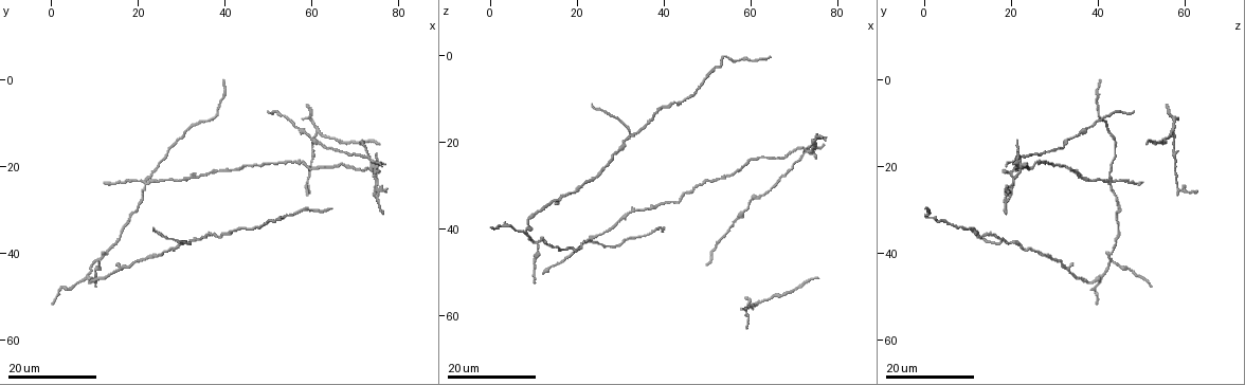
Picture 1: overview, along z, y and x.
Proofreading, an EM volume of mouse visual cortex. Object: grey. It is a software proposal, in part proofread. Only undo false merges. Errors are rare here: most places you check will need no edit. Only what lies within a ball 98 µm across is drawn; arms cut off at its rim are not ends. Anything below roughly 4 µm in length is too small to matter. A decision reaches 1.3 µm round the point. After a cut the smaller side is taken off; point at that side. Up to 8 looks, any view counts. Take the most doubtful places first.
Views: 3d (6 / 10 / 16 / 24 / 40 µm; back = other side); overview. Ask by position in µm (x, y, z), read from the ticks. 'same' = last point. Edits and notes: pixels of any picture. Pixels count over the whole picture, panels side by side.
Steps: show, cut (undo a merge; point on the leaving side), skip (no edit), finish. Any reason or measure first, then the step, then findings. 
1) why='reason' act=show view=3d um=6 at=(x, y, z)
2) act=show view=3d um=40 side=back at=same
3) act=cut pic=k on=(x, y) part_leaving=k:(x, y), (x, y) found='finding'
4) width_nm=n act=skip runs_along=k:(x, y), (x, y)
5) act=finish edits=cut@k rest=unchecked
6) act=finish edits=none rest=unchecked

why='looks like a crossing' act=show view=3d um=24 at=(22.0, 22.5, 43.0)

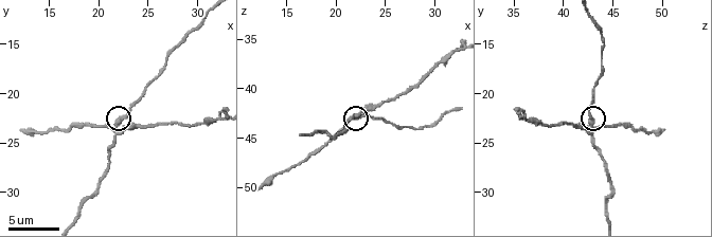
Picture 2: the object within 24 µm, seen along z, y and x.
act=show view=3d um=6 at=(21.8, 23.0, 43.0)

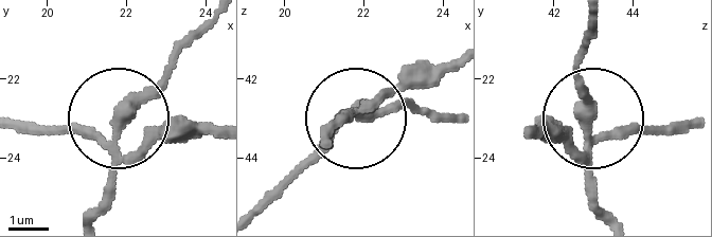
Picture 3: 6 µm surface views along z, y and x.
arms=4 act=cut pic=3 on=(164, 138) found='a second cell is stuck on'

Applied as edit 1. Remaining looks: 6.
act=show view=overview

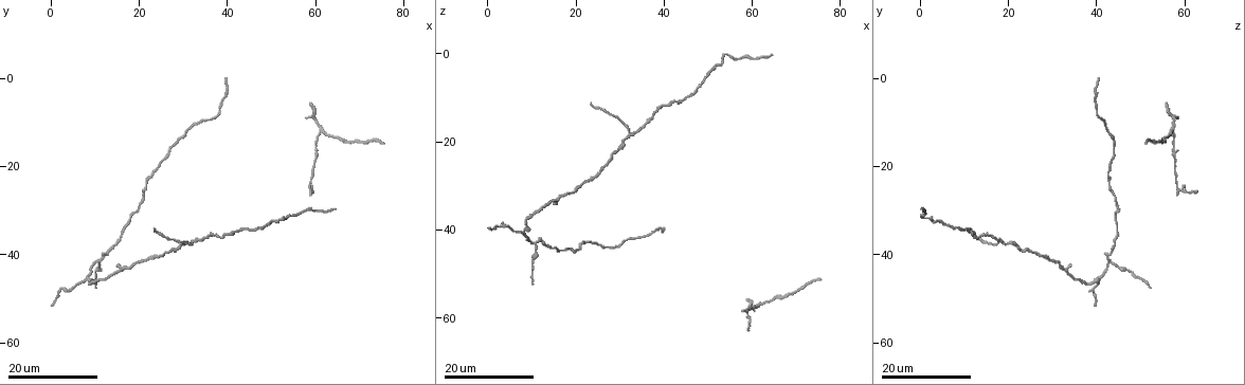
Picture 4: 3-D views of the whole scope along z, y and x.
why='a fork' act=show view=3d um=16 at=(32.5, 37.0, 18.0)

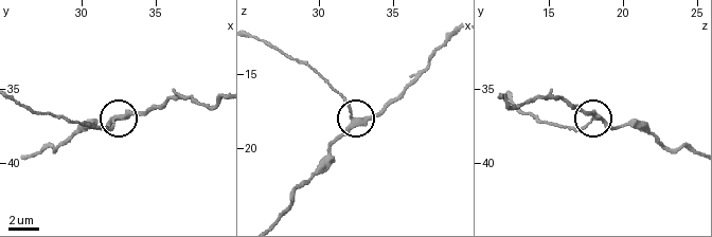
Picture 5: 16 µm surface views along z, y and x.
act=show view=3d um=10 at=(32.6, 37.0, 18.2)

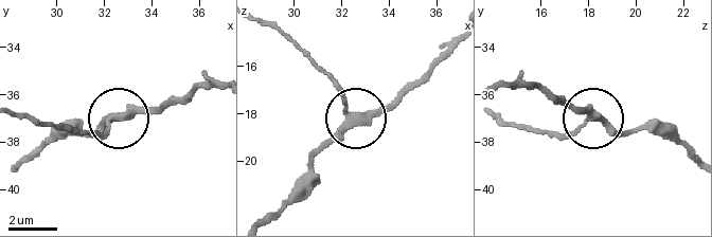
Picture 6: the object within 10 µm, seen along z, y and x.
act=skip runs_along=6:(271, 218), (314, 157), (351, 127), (351, 114), (328, 80) found='all the same cell'

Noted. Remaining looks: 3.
why='three arms meet' act=show view=3d um=24 at=(58.5, 25.0, 58.0)

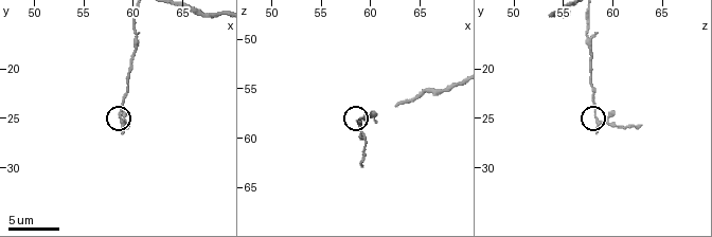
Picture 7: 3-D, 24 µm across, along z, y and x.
act=show view=3d um=10 at=(58.8, 25.0, 58.2)

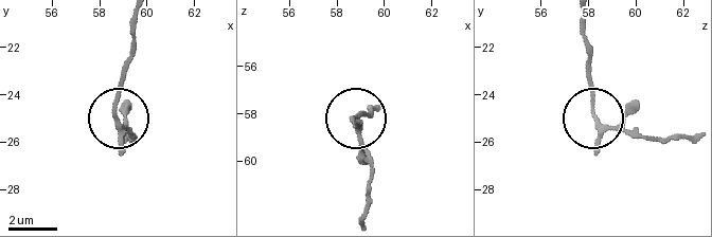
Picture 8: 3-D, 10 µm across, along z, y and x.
arms=3 act=skip found='all the same cell'

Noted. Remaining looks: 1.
act=finish edits=cut@3 rest=unchecked

